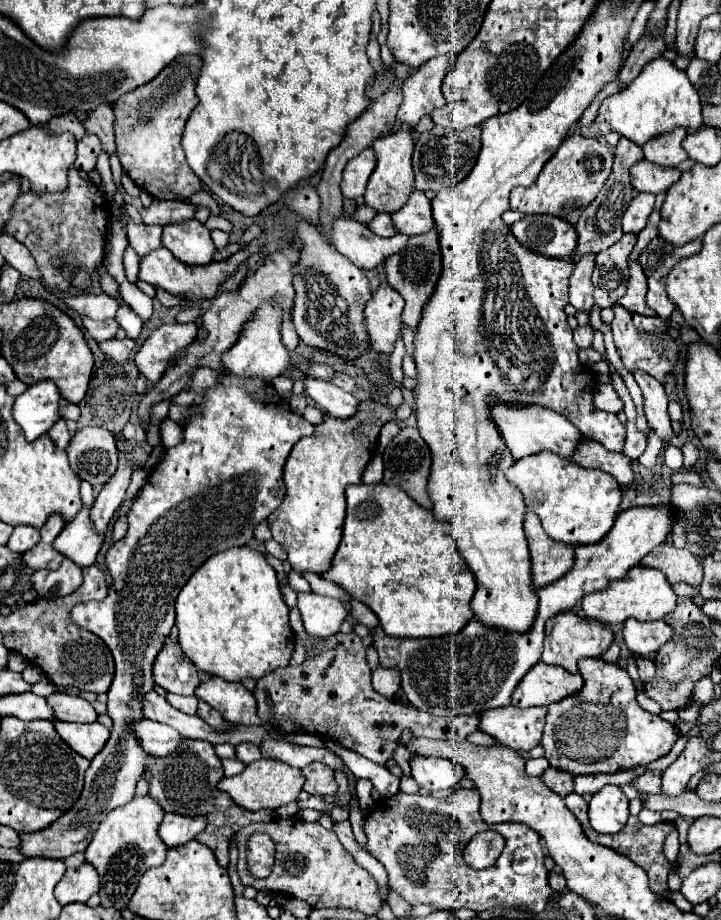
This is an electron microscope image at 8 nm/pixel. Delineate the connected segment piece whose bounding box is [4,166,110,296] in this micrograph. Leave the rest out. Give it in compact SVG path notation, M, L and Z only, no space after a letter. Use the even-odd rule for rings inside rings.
M70 168L68 172L68 188L64 192L46 194L46 196L34 196L32 192L20 194L12 206L10 220L6 222L4 230L6 234L12 234L18 242L22 242L32 258L36 260L36 266L42 274L42 280L46 286L56 288L64 294L78 296L80 290L70 284L70 262L74 264L86 264L92 274L92 294L102 294L100 278L98 278L98 266L100 258L106 254L106 230L110 222L110 204L104 198L104 194L88 180L82 180L78 174L78 168ZM52 258L58 258L62 262L60 268L52 264Z

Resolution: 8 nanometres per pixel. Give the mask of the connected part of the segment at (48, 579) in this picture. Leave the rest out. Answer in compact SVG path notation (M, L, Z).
M68 558L56 570L36 570L32 576L40 598L58 598L74 592L82 584L82 570Z

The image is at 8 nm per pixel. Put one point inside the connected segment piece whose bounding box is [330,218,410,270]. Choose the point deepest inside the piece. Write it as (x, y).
(355, 241)

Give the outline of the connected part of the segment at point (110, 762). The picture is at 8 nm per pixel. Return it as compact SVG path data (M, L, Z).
M224 370L218 376L218 384L204 390L204 402L200 404L198 412L192 414L182 426L182 442L164 452L160 462L148 474L146 484L138 492L128 512L126 536L118 540L106 554L106 566L112 574L112 586L108 590L108 596L100 602L76 604L70 610L70 620L76 626L100 636L114 656L116 674L108 690L108 716L114 720L114 728L106 746L94 756L90 768L86 770L84 790L74 808L60 816L58 822L54 822L50 828L42 832L22 834L20 850L28 858L42 856L64 860L84 850L90 844L94 832L98 830L98 824L106 818L106 812L134 798L136 782L146 772L146 760L150 758L150 754L138 742L132 726L144 720L144 694L152 692L156 686L152 666L174 626L174 602L178 592L192 576L192 572L200 564L204 564L204 560L226 548L244 546L252 538L254 526L266 520L270 512L274 512L274 508L282 504L286 494L286 488L282 488L284 462L292 446L300 438L314 432L314 424L310 424L304 416L296 414L284 402L262 402L260 398L256 398L256 394L264 386L268 386L268 382L264 382L262 378L242 378Z

